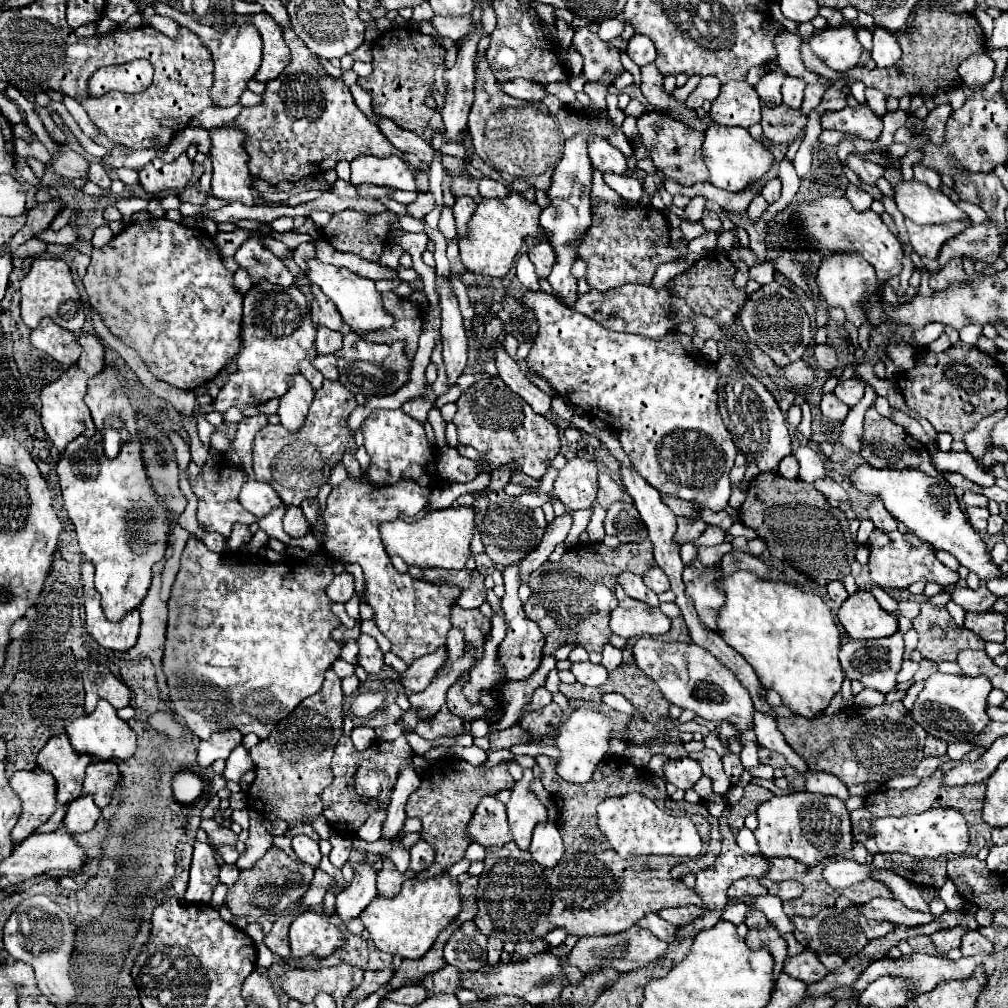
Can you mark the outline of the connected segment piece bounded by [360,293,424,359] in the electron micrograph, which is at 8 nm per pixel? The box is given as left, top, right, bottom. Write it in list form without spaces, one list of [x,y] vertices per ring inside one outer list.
[[[382,293],[382,305],[386,313],[394,317],[394,327],[382,331],[370,331],[360,337],[372,343],[388,343],[388,345],[394,341],[406,341],[404,351],[408,359],[414,359],[414,353],[418,349],[418,337],[424,325],[424,313],[420,311],[420,307],[414,307],[408,299],[388,293]]]

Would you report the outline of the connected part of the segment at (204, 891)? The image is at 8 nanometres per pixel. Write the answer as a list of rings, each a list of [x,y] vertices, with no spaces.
[[[196,841],[194,845],[194,859],[190,867],[190,883],[184,899],[188,903],[208,903],[212,897],[212,891],[218,885],[218,863],[216,863],[216,853],[210,847],[210,843]]]

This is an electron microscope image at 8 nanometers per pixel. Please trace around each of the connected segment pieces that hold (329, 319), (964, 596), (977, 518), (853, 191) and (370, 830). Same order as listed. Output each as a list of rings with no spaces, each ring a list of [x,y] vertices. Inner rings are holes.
[[[312,287],[312,293],[314,293],[314,301],[310,305],[312,321],[316,325],[322,325],[322,327],[328,327],[328,329],[334,329],[334,331],[342,331],[344,321],[338,315],[334,303],[330,303],[330,299],[326,299],[322,295],[322,291],[318,291],[318,287]]]
[[[984,585],[980,587],[980,589],[976,589],[976,591],[972,591],[972,589],[968,589],[968,587],[956,587],[954,591],[952,591],[952,599],[958,603],[958,605],[962,605],[966,611],[990,611],[992,609],[992,605],[996,603],[996,595],[994,593],[990,593]]]
[[[968,507],[968,521],[976,531],[984,531],[986,529],[986,521],[988,521],[990,513],[986,507]]]
[[[848,185],[846,197],[848,197],[848,201],[852,203],[852,207],[854,207],[856,211],[866,211],[866,209],[870,209],[870,205],[872,205],[872,201],[874,201],[872,195],[868,195],[866,191],[862,191],[862,189],[854,187],[854,185]]]
[[[379,809],[373,813],[362,827],[356,831],[356,837],[367,842],[374,842],[381,838],[382,823],[386,819],[386,810]]]

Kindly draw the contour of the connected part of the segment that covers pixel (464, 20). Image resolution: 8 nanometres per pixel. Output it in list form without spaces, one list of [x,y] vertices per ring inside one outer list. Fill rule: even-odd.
[[[434,15],[430,19],[430,25],[436,29],[438,37],[450,37],[454,41],[462,39],[468,31],[468,25],[470,23],[470,17],[464,15],[464,17],[442,17],[442,15]]]

